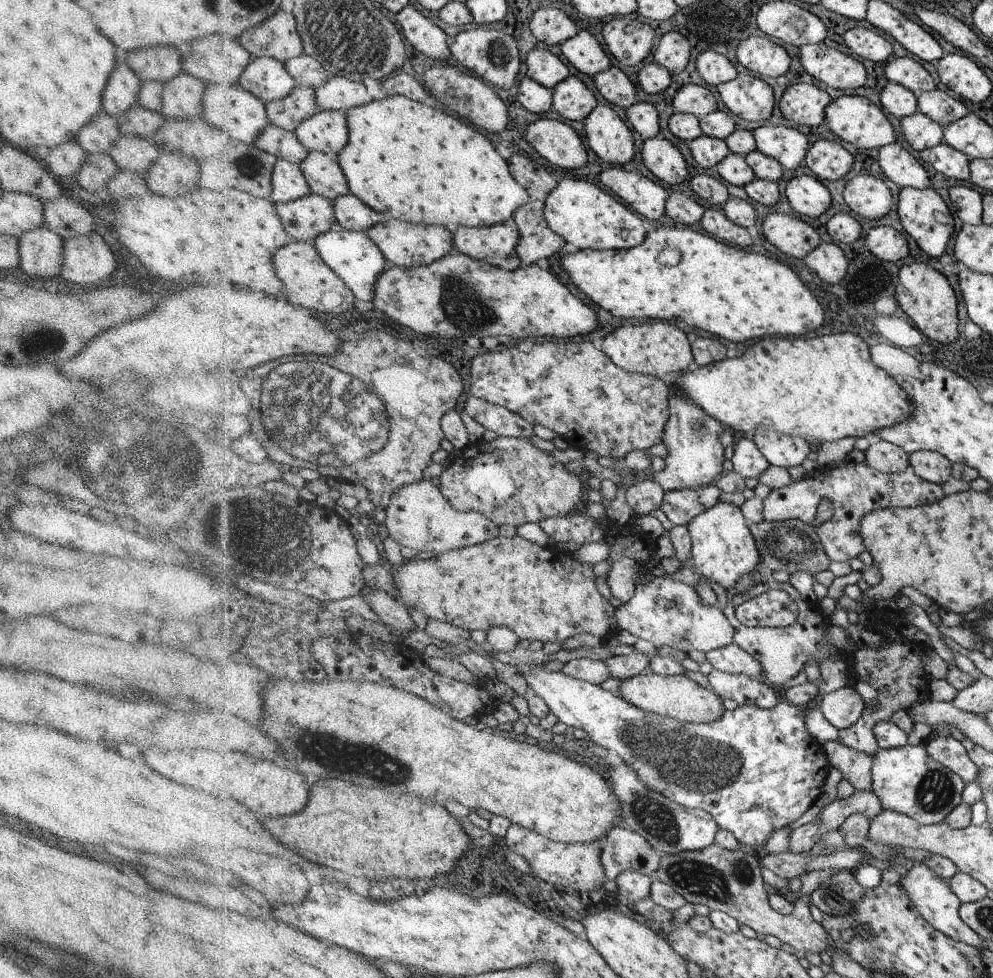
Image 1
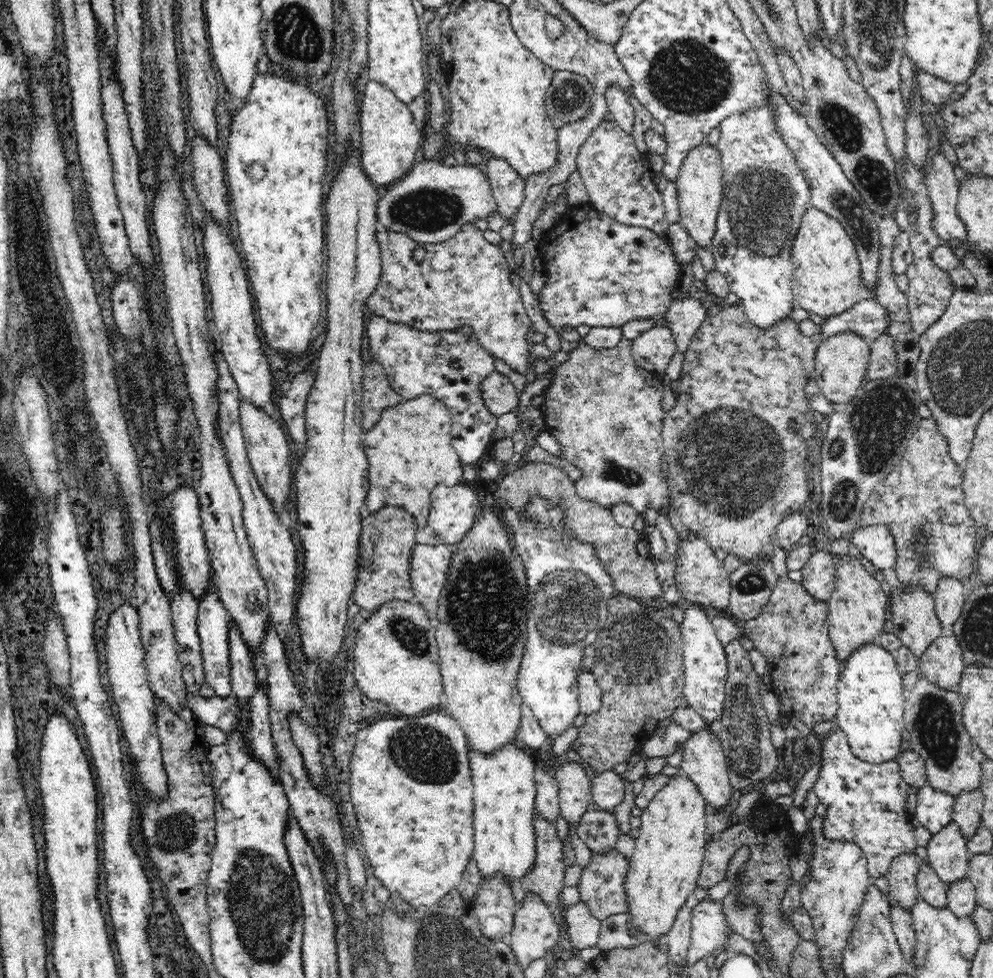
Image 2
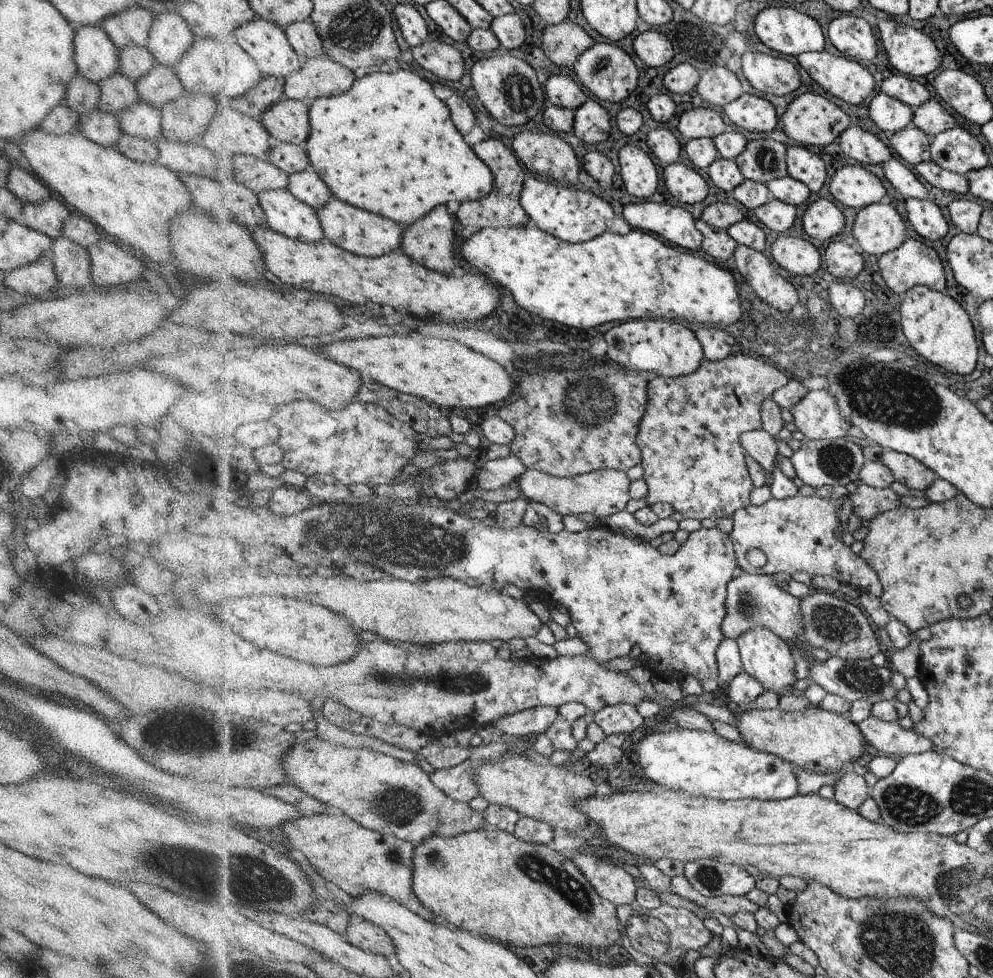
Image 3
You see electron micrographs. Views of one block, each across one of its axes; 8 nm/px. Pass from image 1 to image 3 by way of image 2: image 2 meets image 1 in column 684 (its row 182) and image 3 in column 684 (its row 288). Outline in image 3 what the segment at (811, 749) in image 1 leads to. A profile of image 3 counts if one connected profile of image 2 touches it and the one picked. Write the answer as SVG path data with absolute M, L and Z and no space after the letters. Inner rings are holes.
M680 729L660 732L635 739L633 761L639 763L645 775L658 786L684 791L692 797L721 801L760 799L777 801L789 799L798 792L790 763L772 753L762 752L742 743L730 742L716 732Z

